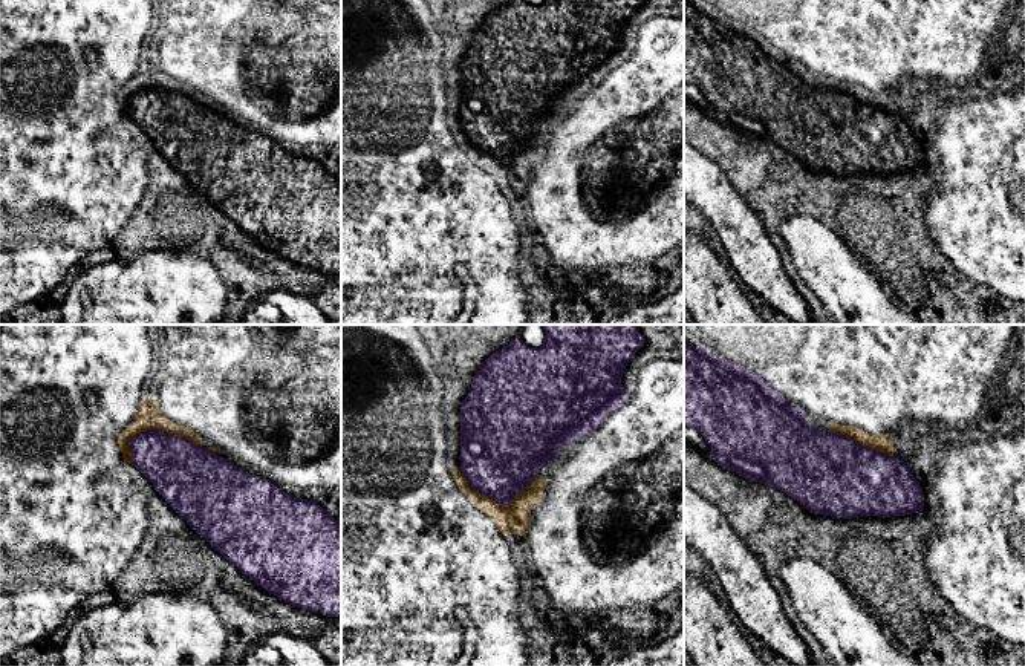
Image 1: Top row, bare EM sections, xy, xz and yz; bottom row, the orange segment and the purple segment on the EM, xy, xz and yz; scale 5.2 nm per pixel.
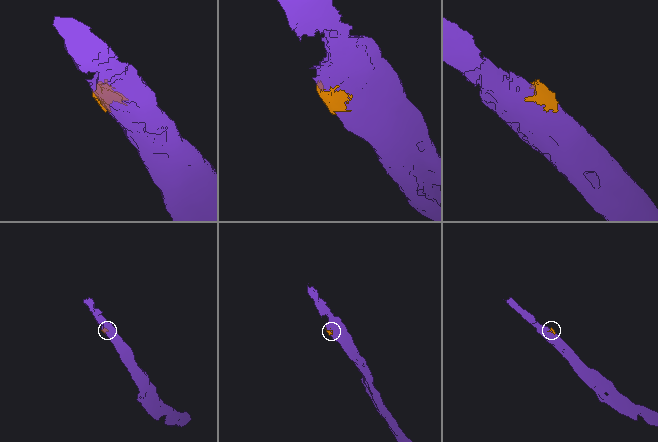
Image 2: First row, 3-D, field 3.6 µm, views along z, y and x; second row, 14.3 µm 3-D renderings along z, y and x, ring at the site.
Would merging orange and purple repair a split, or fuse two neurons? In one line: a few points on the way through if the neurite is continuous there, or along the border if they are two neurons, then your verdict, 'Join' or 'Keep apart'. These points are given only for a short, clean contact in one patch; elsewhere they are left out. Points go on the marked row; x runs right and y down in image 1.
Keep apart

